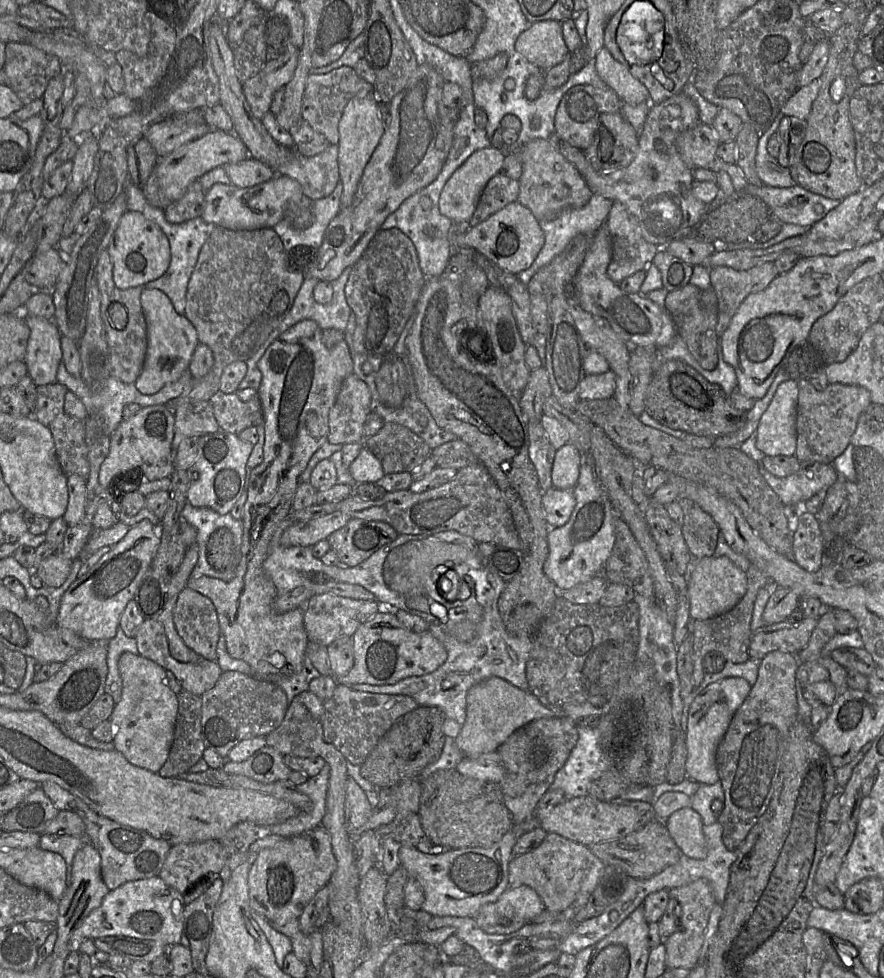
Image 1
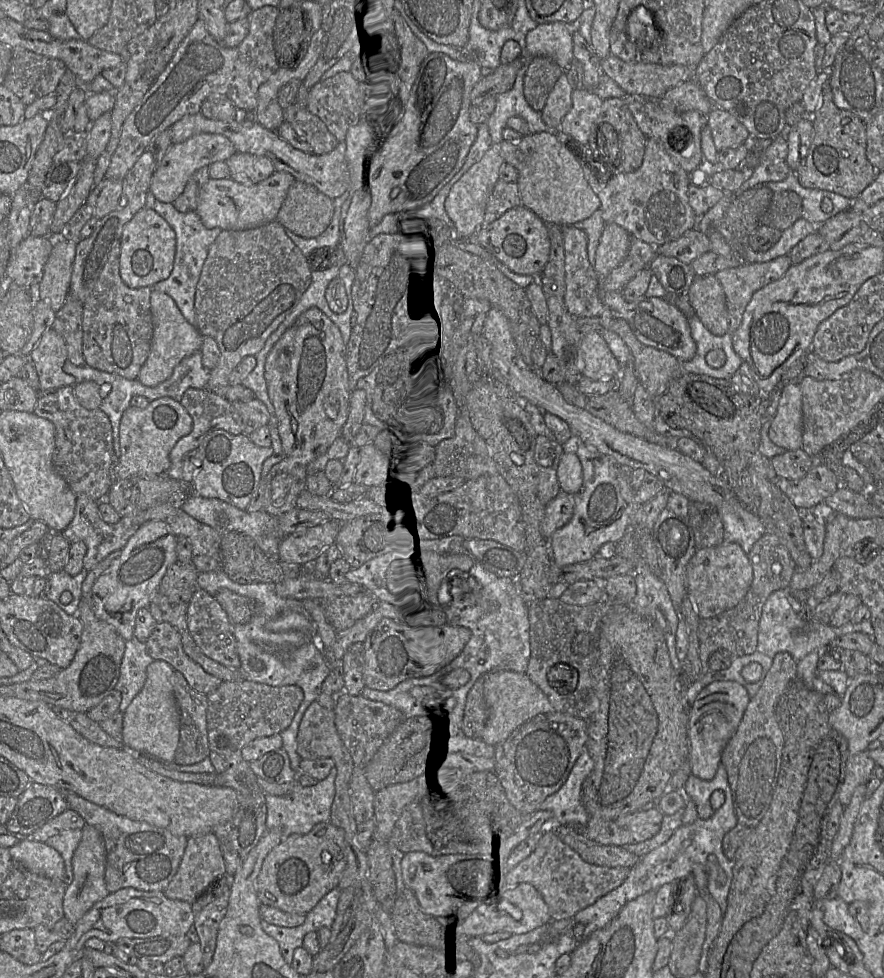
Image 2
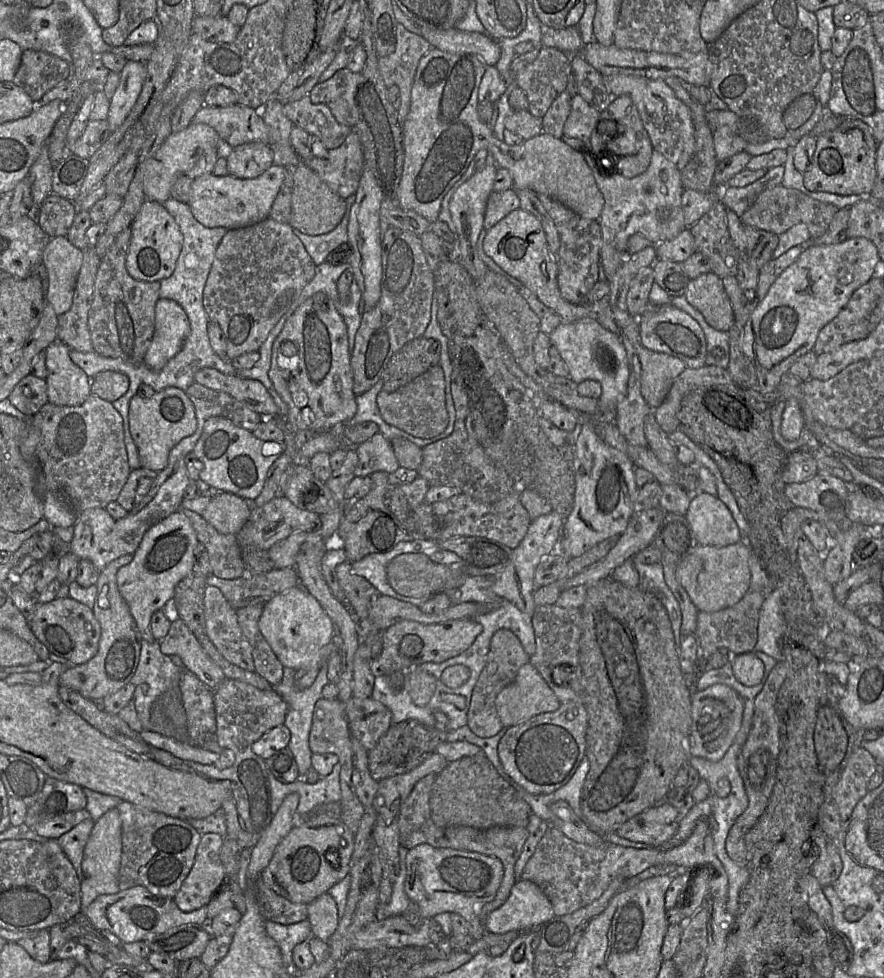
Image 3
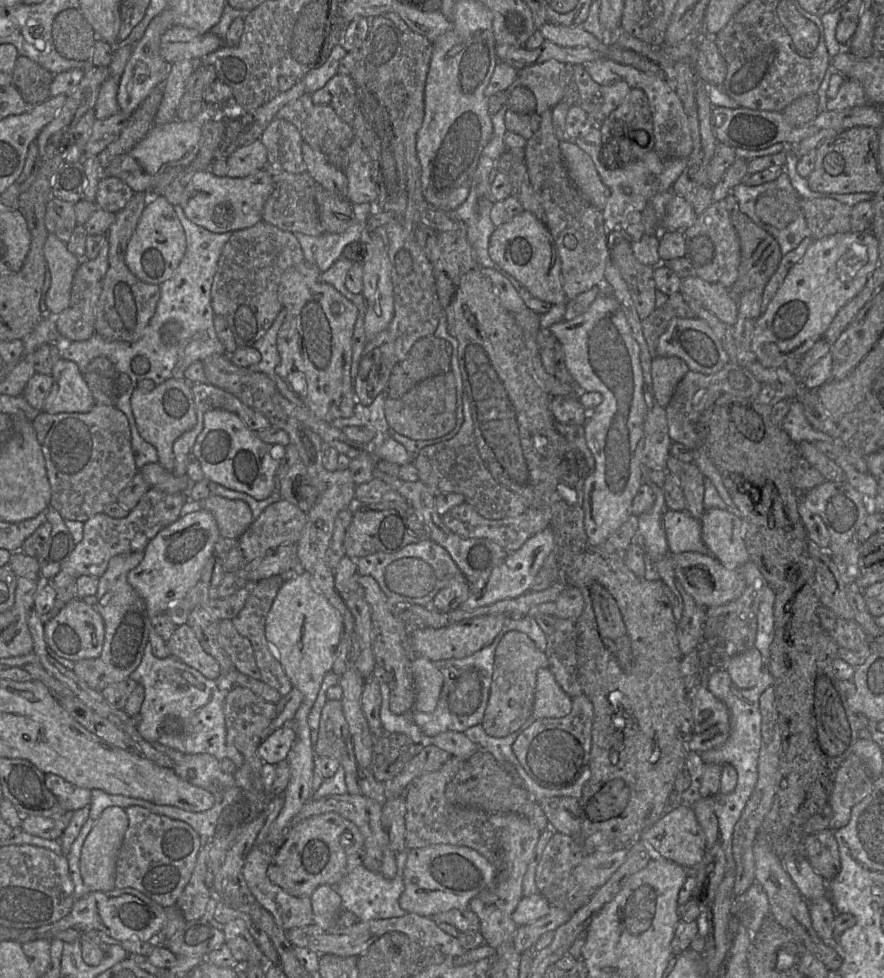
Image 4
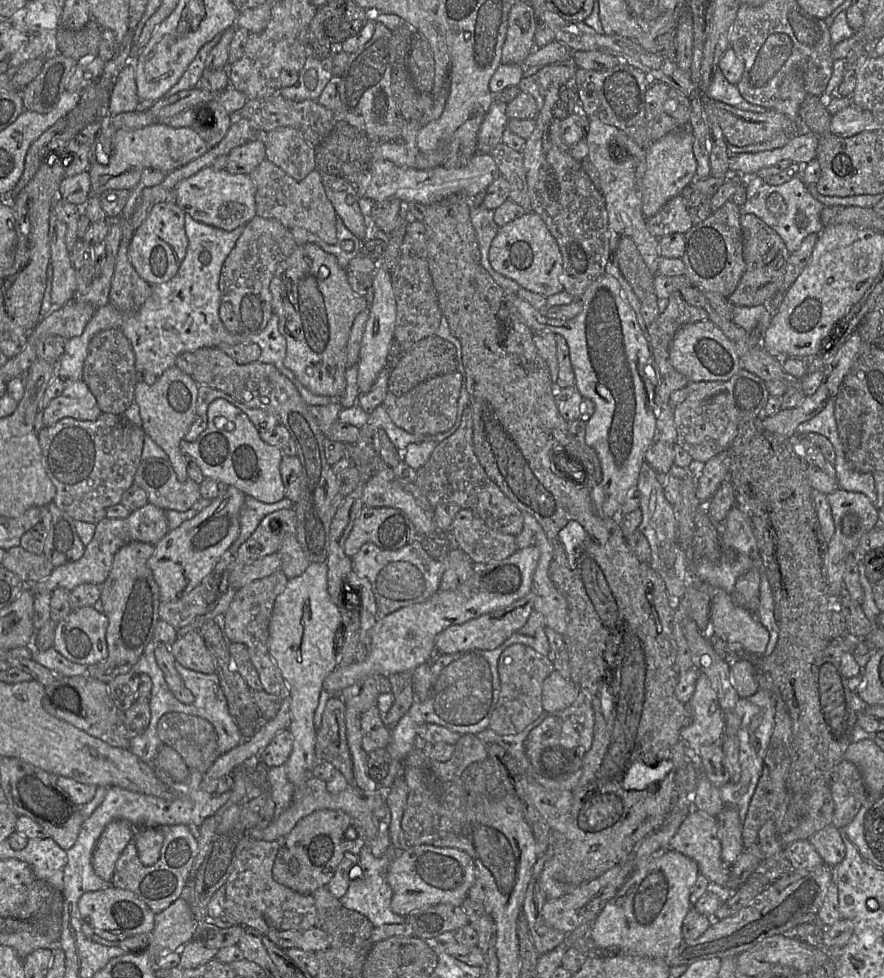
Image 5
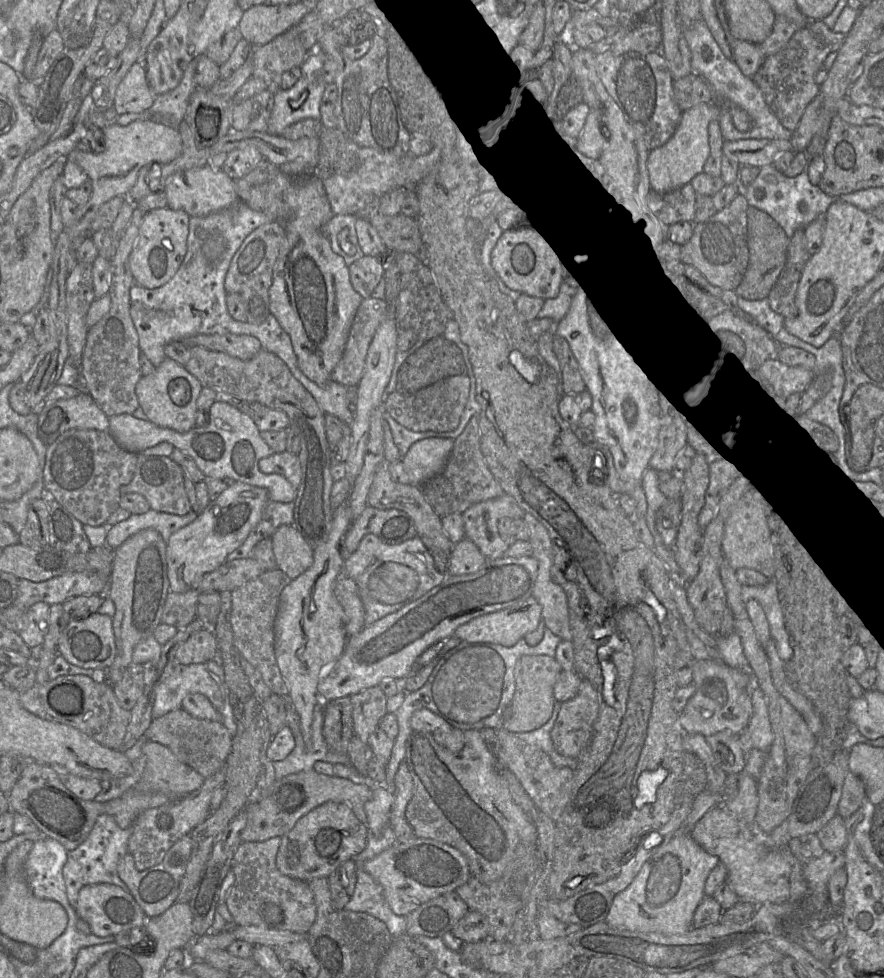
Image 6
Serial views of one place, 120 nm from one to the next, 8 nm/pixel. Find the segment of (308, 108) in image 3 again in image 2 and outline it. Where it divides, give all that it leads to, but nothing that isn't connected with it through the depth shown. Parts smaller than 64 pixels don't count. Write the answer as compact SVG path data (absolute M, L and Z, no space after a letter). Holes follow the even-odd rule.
M294 102L284 110L284 120L295 132L311 146L311 153L327 153L338 144L336 137L328 130L325 123L309 112L305 105Z

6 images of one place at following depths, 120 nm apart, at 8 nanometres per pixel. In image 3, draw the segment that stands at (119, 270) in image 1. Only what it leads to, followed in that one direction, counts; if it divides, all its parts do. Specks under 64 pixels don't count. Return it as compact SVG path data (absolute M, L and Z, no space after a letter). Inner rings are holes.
M145 200L131 225L131 240L126 269L135 280L154 282L171 276L182 250L183 235L173 216L163 203Z

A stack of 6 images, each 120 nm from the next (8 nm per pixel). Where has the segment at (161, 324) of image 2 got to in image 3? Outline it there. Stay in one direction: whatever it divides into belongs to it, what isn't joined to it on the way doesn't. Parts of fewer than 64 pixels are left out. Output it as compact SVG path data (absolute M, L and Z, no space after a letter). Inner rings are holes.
M159 298L155 305L155 330L143 363L160 370L182 348L190 332L189 319L182 307L170 299Z

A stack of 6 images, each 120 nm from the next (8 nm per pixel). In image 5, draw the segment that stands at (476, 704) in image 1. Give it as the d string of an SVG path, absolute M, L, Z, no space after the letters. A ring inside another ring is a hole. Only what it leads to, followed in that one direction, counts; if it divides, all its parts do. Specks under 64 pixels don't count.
M557 670L552 671L542 686L544 712L552 714L569 707L575 701L579 690L571 679L564 678Z

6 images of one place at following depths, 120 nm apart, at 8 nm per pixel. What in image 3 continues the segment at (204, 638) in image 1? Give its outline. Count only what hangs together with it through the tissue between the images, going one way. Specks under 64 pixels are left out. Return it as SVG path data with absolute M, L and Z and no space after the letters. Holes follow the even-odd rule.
M215 586L204 590L205 634L231 664L255 672L252 649L242 632L234 608Z

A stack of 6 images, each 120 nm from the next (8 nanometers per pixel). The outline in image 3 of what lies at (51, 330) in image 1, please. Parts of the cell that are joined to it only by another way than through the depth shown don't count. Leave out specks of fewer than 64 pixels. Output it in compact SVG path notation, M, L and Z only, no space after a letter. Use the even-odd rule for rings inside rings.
M59 339L45 349L48 402L59 406L81 405L91 395L91 378L72 362L70 351Z

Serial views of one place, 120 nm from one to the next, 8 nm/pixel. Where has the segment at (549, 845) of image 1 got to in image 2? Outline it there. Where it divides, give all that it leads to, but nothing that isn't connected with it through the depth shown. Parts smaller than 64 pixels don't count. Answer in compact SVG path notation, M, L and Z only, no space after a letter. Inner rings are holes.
M551 824L530 856L508 871L506 885L511 889L520 883L532 884L547 903L552 920L560 920L573 918L577 912L620 886L630 870L628 867L608 867L585 861L562 840L556 824Z

